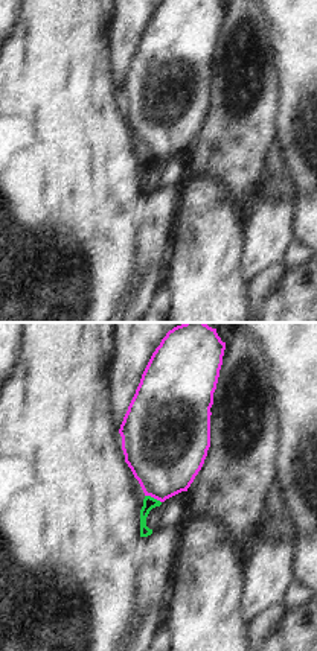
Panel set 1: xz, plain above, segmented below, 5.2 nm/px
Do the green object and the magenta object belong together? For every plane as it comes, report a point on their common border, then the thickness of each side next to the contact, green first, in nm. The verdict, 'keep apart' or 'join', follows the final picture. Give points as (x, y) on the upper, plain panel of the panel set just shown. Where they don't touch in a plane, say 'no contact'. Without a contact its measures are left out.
(153, 157) | 70/400 nm

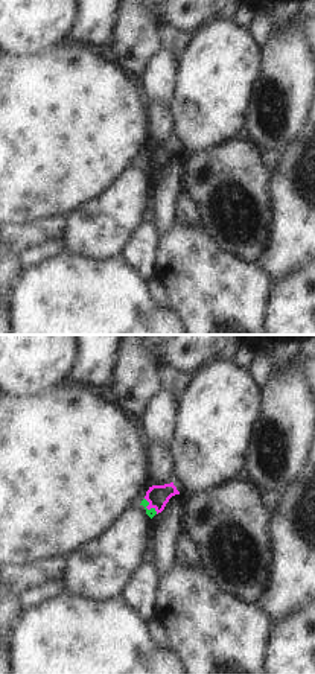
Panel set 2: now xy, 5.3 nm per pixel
(146, 168) | 50/120 nm

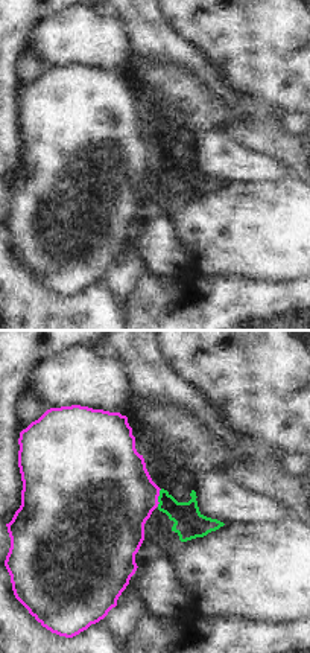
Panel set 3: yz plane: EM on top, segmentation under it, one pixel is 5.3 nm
(158, 157) | 160/460 nm

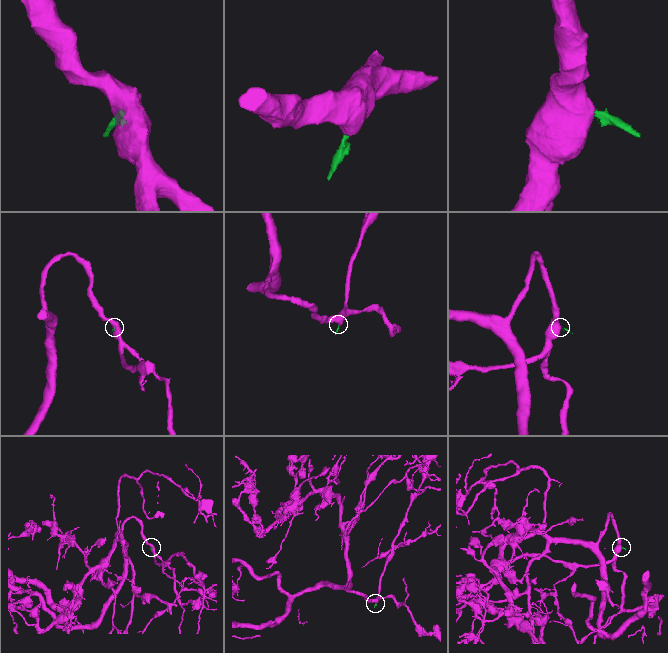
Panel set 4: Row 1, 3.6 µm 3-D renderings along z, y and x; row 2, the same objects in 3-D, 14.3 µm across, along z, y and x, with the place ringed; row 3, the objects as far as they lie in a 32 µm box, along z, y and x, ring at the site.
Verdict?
keep apart

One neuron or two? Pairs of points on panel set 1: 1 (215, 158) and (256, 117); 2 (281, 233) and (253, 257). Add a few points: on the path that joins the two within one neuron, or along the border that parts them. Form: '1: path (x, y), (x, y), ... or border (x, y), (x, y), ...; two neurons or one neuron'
1: path (226, 148), (246, 128); one neuron
2: path (275, 236), (259, 251); one neuron

